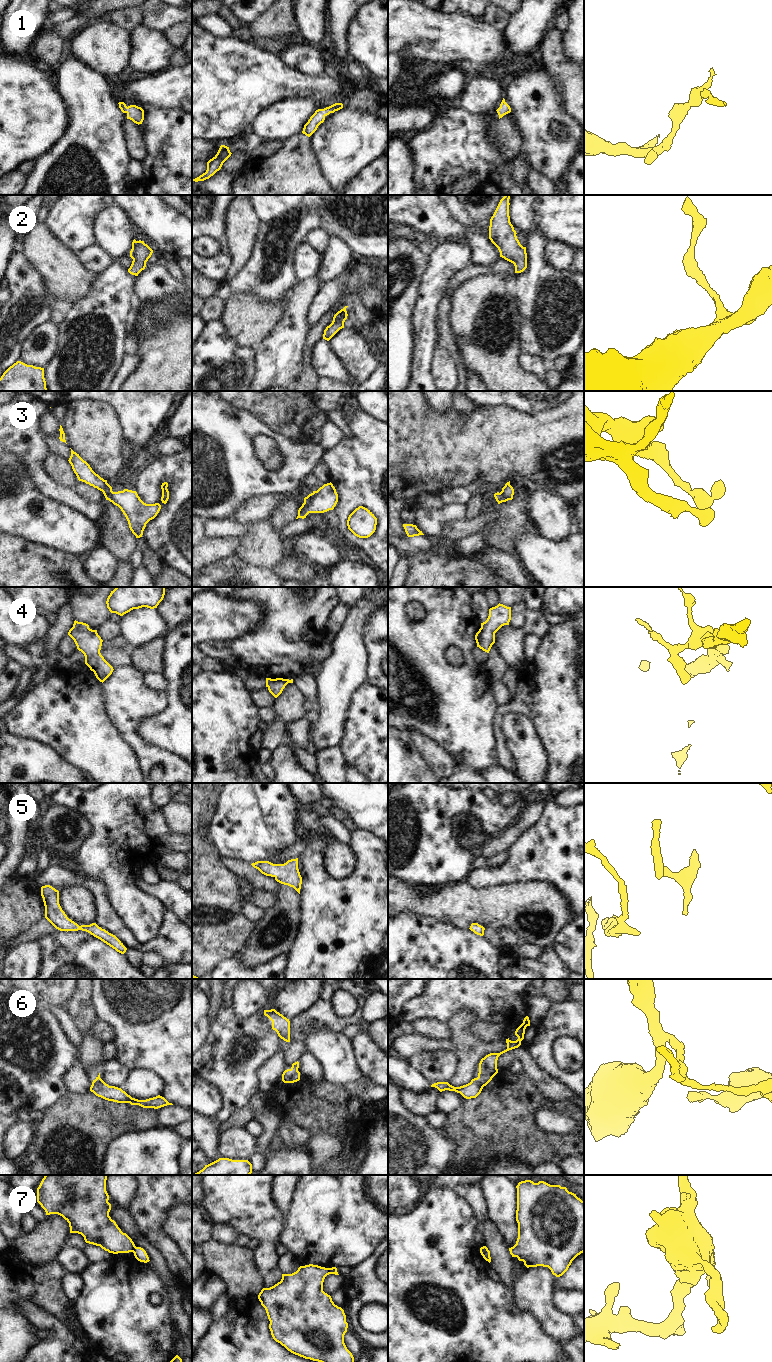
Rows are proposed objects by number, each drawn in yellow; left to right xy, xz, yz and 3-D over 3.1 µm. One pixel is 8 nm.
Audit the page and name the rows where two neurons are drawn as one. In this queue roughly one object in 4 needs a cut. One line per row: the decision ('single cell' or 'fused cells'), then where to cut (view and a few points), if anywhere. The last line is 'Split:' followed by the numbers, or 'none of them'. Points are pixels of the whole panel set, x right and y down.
1: single cell; cut none
2: single cell; cut none
3: single cell; cut none
4: single cell; cut none
5: single cell; cut none
6: fused cells; cut yz (476, 1078), (483, 1086)
7: fused cells; cut xy (135, 1246), (132, 1251)
Split: 6, 7

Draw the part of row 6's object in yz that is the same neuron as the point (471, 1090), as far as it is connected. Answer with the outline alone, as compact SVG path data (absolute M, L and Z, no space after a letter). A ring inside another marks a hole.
M477 1078L472 1079L470 1083L460 1087L454 1087L448 1082L437 1082L432 1084L431 1087L437 1088L440 1092L445 1090L455 1091L466 1099L476 1098L483 1089L483 1086L479 1083Z

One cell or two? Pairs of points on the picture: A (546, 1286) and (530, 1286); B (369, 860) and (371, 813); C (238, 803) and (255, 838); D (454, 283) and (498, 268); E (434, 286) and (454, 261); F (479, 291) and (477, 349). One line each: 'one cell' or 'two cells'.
A: one cell
B: two cells
C: one cell
D: one cell
E: one cell
F: one cell

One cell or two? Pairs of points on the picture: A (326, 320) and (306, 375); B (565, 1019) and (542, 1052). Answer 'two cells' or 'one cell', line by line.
A: one cell
B: one cell

